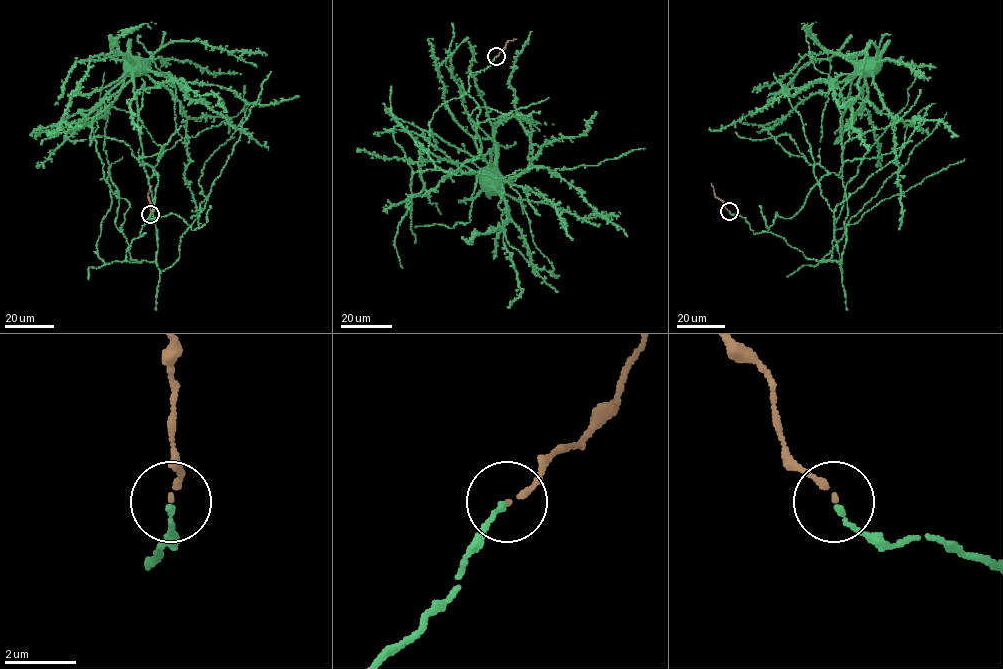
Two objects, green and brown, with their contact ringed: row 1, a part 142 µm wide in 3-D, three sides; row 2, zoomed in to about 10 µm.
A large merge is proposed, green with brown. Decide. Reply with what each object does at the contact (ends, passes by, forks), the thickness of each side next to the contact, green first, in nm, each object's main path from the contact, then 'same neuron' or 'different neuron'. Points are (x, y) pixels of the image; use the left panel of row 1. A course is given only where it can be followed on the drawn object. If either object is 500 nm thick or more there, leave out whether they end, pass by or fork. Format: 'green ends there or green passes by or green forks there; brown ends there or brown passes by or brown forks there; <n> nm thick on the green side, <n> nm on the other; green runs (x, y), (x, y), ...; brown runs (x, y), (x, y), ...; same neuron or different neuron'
green ends there; brown ends there; 120 nm thick on the green side, 150 nm on the other; green runs (150, 214), (140, 236), (145, 233), (129, 248), (132, 260), (154, 261), (157, 243), (129, 69); brown runs (150, 214), (150, 186); same neuron

